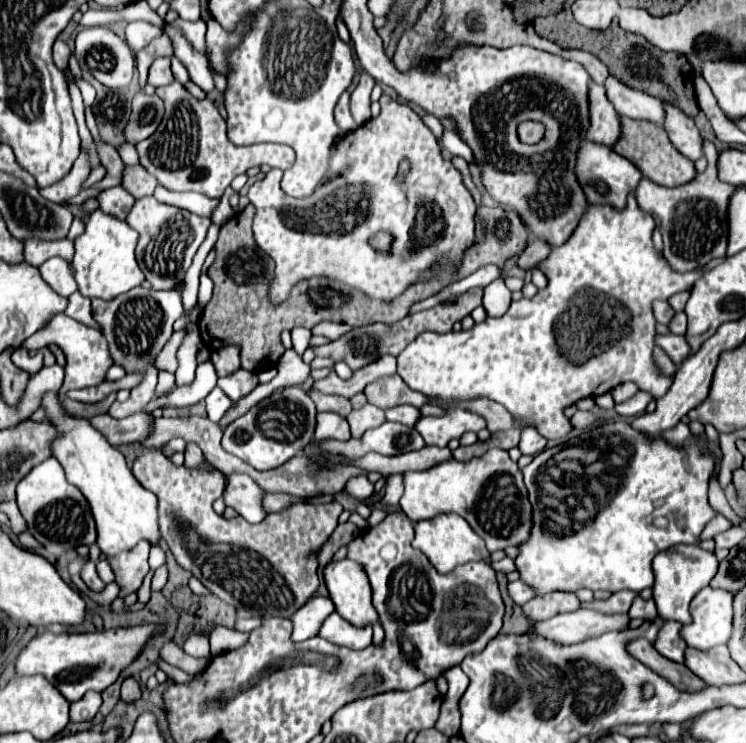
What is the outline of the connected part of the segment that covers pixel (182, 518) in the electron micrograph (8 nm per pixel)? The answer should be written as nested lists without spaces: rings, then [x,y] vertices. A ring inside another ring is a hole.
[[[149,450],[141,456],[137,456],[137,460],[133,464],[133,474],[143,488],[151,490],[159,498],[161,534],[167,540],[167,546],[173,552],[175,560],[185,570],[189,570],[195,578],[199,578],[205,584],[205,588],[211,594],[215,594],[217,598],[221,598],[223,602],[227,602],[235,608],[247,610],[251,614],[259,614],[263,618],[271,618],[271,616],[289,618],[295,610],[299,610],[315,594],[315,590],[319,586],[319,578],[317,578],[317,560],[313,560],[311,550],[319,548],[331,536],[331,532],[337,528],[337,518],[343,512],[343,506],[339,502],[295,504],[283,512],[269,514],[259,524],[249,524],[243,518],[225,520],[215,514],[213,502],[215,502],[215,498],[221,496],[223,480],[225,480],[223,474],[215,468],[187,468],[185,464],[175,466],[159,450]],[[189,538],[201,540],[201,542],[197,542],[195,552],[193,552],[193,540],[189,540]],[[203,542],[225,544],[225,548],[217,548],[213,552],[203,552],[201,550]]]

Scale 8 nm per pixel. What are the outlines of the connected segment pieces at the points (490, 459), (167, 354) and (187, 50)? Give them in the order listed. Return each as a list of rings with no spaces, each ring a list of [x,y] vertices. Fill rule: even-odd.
[[[493,448],[491,452],[471,458],[469,462],[451,458],[429,470],[407,472],[403,474],[403,486],[405,492],[401,496],[401,510],[413,522],[429,520],[443,512],[455,512],[463,516],[485,540],[489,552],[519,546],[529,538],[531,504],[527,500],[527,488],[523,484],[521,468],[505,450]]]
[[[179,330],[179,332],[175,332],[171,336],[171,340],[167,342],[167,348],[163,348],[161,354],[157,356],[159,370],[169,370],[169,372],[175,372],[177,370],[177,350],[183,344],[183,340],[185,340],[187,334],[189,334],[187,330]]]
[[[167,26],[165,32],[169,34],[169,38],[173,40],[173,46],[175,46],[175,56],[185,64],[185,68],[189,70],[189,76],[191,80],[201,86],[207,94],[213,92],[215,88],[215,80],[213,80],[213,72],[209,68],[209,60],[205,54],[197,52],[185,38],[179,30]]]

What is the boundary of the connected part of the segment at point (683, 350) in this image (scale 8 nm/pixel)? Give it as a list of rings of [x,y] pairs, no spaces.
[[[675,334],[657,336],[655,344],[661,346],[671,356],[671,360],[675,364],[681,364],[689,356],[689,352],[691,352],[691,346],[689,346],[689,342],[687,342],[685,336],[675,336]]]

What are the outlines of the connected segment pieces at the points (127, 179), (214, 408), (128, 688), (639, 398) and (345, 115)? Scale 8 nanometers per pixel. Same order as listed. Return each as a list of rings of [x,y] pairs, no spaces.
[[[127,166],[123,172],[123,186],[135,196],[135,198],[143,198],[143,196],[151,196],[157,180],[147,174],[147,170],[143,166]]]
[[[213,388],[211,392],[209,392],[209,396],[205,398],[205,402],[207,402],[207,414],[209,414],[209,420],[213,420],[213,422],[219,422],[221,418],[223,418],[223,414],[231,408],[231,400],[225,396],[225,392],[221,390],[221,388]]]
[[[129,676],[129,678],[123,680],[123,686],[121,686],[121,700],[133,702],[133,700],[137,700],[137,698],[141,698],[141,686],[139,686],[139,682],[137,682],[133,676]]]
[[[637,392],[633,398],[629,398],[627,402],[623,404],[617,404],[615,410],[621,414],[621,416],[637,416],[637,414],[643,414],[649,400],[653,400],[653,396],[649,396],[647,392]]]
[[[345,92],[345,94],[339,98],[337,106],[335,106],[335,122],[337,122],[345,132],[353,132],[353,130],[357,128],[353,116],[351,116],[351,110],[349,110],[349,98],[351,98],[351,94]]]

